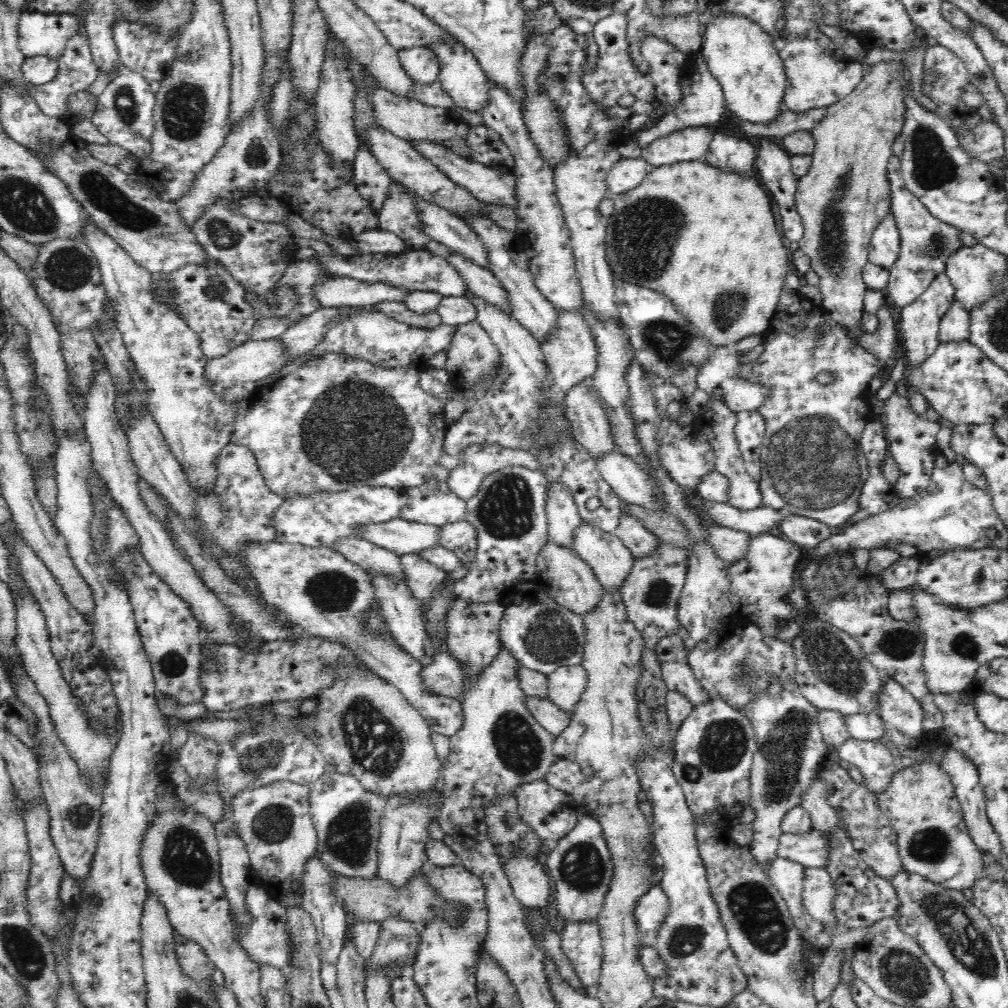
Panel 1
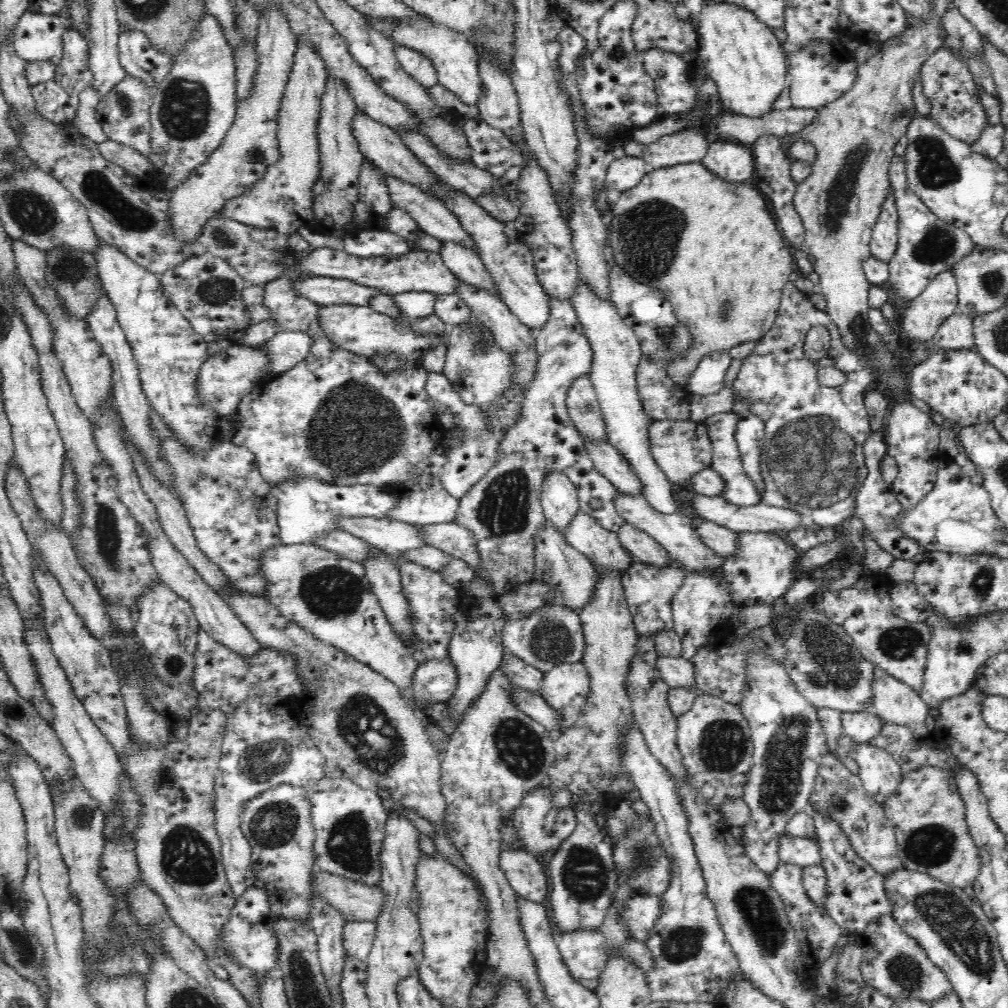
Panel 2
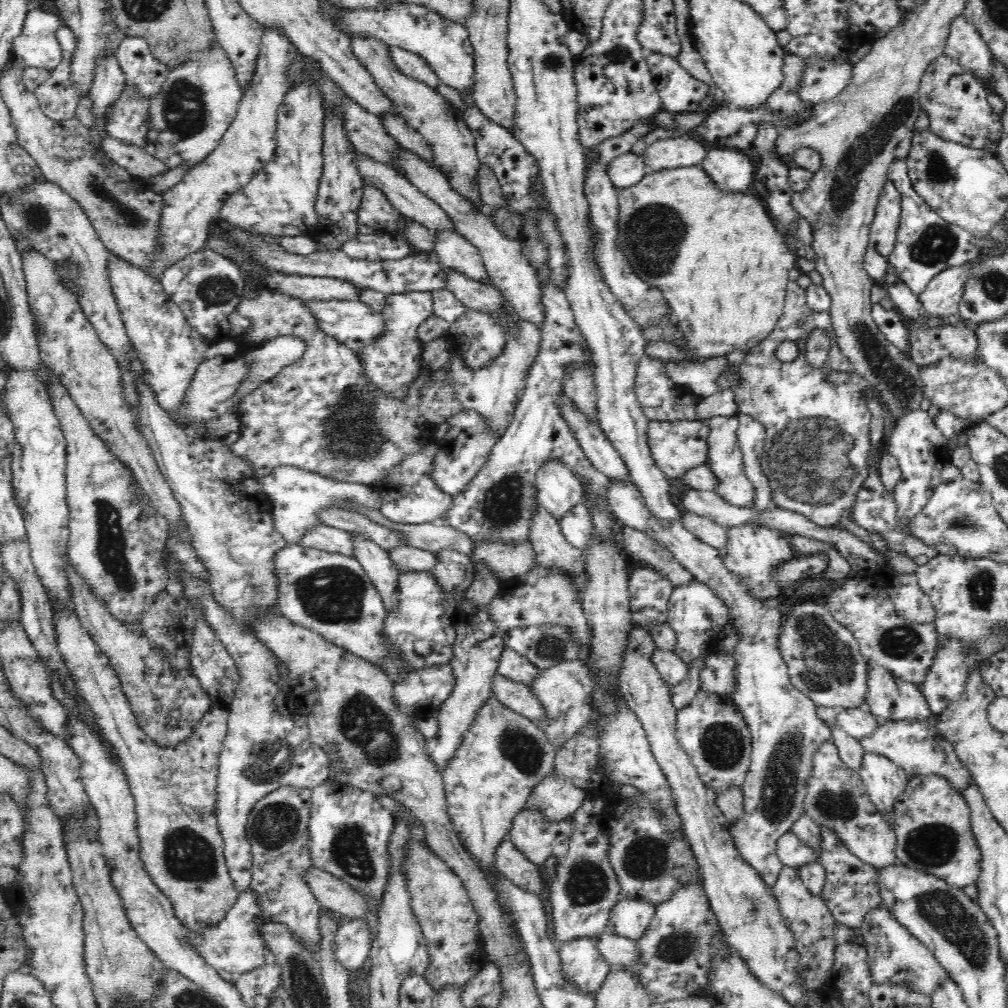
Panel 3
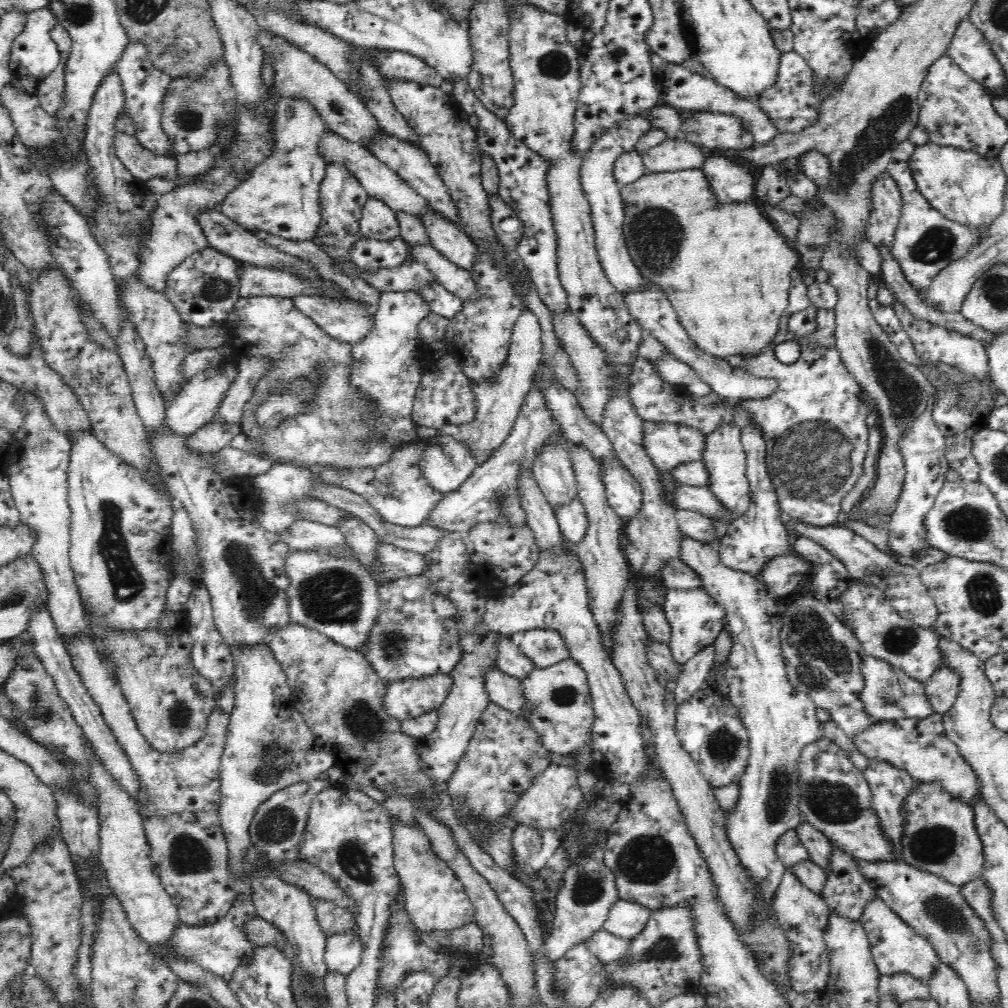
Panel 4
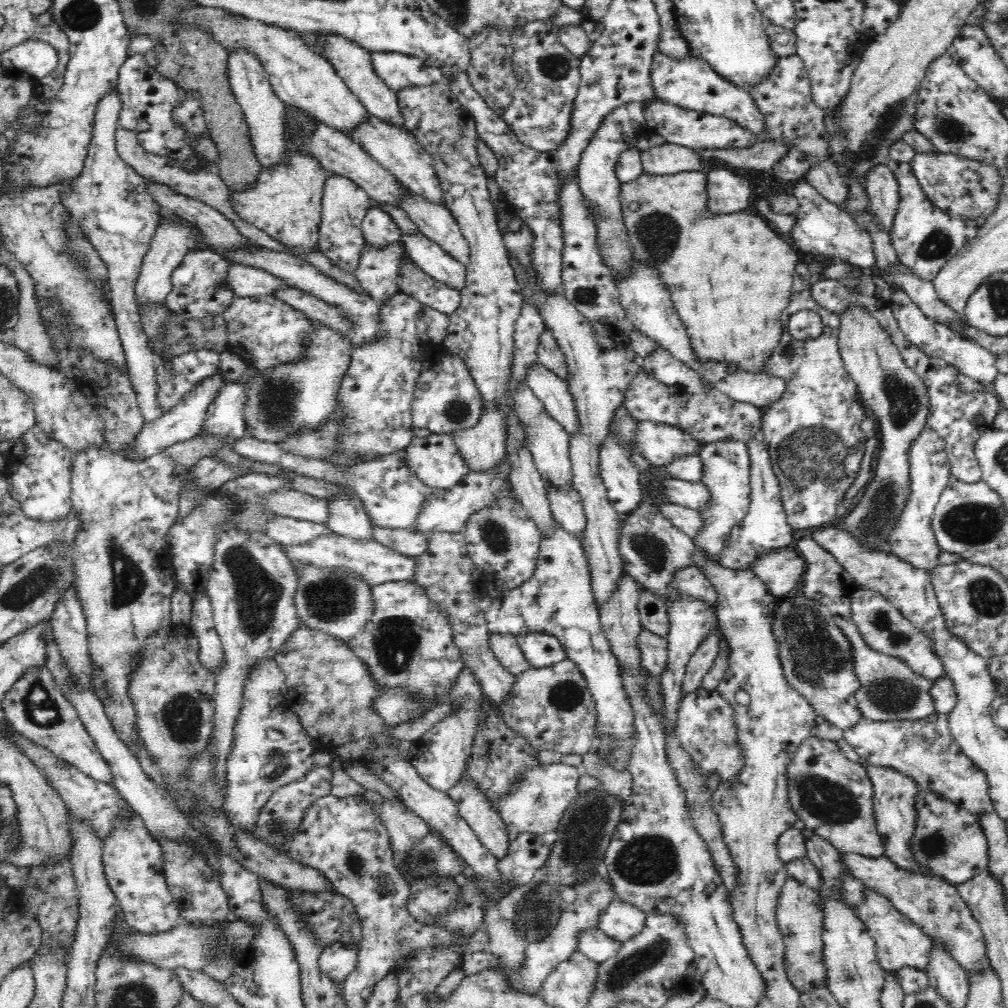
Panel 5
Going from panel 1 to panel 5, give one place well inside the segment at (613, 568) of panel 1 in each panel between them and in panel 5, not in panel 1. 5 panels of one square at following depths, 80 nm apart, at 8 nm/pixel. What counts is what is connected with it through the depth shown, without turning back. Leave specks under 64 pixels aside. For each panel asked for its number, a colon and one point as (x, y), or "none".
2: (604, 549)
3: (577, 527)
4: (572, 518)
5: (566, 505)

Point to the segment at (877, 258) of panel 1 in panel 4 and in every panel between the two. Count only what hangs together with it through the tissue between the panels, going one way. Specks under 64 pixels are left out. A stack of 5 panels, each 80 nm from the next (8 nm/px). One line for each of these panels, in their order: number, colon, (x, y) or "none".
2: (885, 235)
3: (883, 231)
4: (886, 205)

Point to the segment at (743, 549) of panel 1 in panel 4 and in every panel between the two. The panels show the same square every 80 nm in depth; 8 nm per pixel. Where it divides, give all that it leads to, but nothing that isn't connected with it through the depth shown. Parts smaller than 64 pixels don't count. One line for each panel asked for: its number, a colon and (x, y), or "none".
2: (722, 540)
3: (710, 532)
4: (697, 526)

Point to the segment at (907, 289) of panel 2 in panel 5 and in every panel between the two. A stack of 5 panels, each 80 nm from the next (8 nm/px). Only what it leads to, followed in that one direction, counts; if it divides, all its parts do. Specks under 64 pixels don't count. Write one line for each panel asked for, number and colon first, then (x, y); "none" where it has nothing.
3: (926, 245)
4: (926, 242)
5: (925, 238)

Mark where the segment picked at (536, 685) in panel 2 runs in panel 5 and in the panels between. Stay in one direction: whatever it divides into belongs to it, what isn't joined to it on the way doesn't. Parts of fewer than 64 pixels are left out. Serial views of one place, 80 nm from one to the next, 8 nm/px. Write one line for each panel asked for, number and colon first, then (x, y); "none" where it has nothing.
3: (517, 668)
4: (511, 660)
5: (505, 647)

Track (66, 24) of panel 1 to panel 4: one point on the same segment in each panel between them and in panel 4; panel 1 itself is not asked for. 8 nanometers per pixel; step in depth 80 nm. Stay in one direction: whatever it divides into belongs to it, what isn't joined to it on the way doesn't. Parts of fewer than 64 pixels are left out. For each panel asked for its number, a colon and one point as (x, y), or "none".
2: (38, 37)
3: (36, 46)
4: (34, 52)

